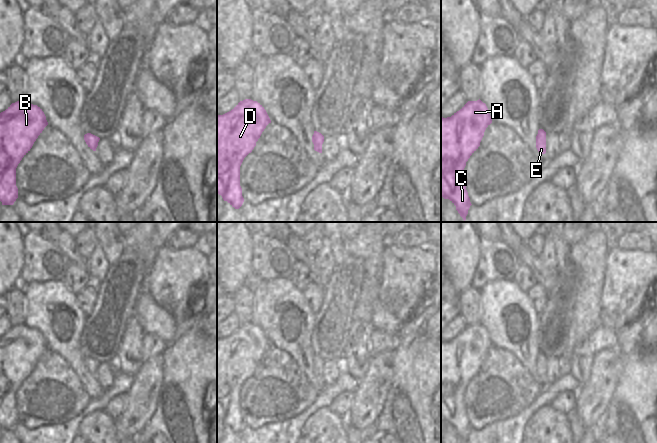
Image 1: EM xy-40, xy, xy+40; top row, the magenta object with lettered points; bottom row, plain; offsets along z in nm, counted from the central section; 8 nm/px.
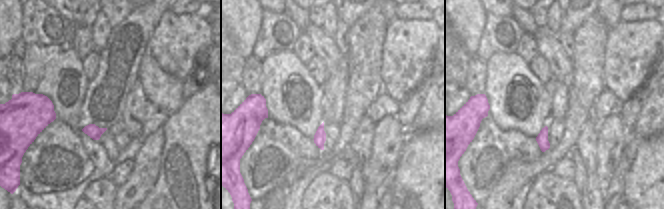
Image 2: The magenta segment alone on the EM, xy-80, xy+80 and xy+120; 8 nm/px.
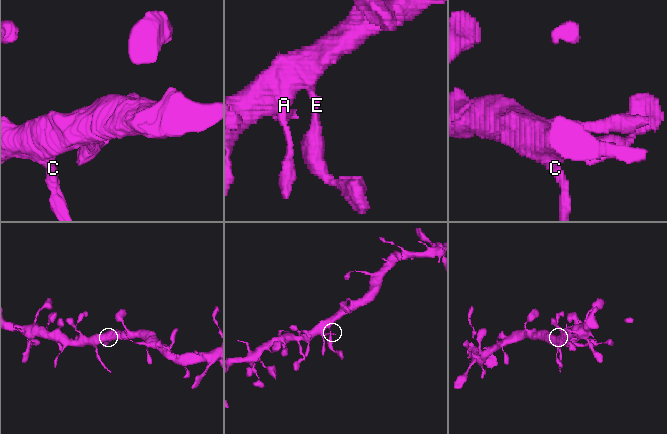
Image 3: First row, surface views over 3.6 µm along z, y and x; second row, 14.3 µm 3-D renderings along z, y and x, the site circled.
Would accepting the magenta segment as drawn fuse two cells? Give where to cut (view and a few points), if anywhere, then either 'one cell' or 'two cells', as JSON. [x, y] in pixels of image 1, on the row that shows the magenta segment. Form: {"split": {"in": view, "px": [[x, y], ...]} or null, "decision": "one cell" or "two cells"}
{"split": null, "decision": "one cell"}

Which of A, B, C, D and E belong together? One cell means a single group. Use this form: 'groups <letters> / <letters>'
groups A B C D E

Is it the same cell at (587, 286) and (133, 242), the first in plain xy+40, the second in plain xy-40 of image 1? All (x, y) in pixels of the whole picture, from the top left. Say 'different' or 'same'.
same

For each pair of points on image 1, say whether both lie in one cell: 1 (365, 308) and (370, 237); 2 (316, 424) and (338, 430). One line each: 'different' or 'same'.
1: same
2: same

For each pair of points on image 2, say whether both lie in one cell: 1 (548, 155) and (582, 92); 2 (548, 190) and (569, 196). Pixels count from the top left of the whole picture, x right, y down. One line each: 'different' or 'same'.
1: same
2: same

